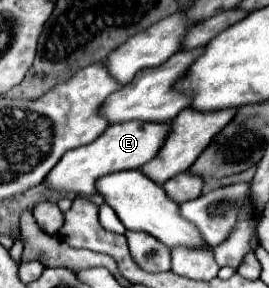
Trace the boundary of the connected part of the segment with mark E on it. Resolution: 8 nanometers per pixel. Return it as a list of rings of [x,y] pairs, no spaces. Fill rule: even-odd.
[[[128,121],[128,123],[116,123],[108,127],[96,141],[90,145],[70,149],[62,159],[54,165],[50,175],[44,179],[44,185],[52,191],[60,193],[74,193],[74,195],[92,195],[96,193],[96,181],[102,175],[110,175],[124,169],[138,169],[144,163],[148,163],[158,149],[162,147],[162,141],[166,139],[170,123],[142,123],[142,121]]]

